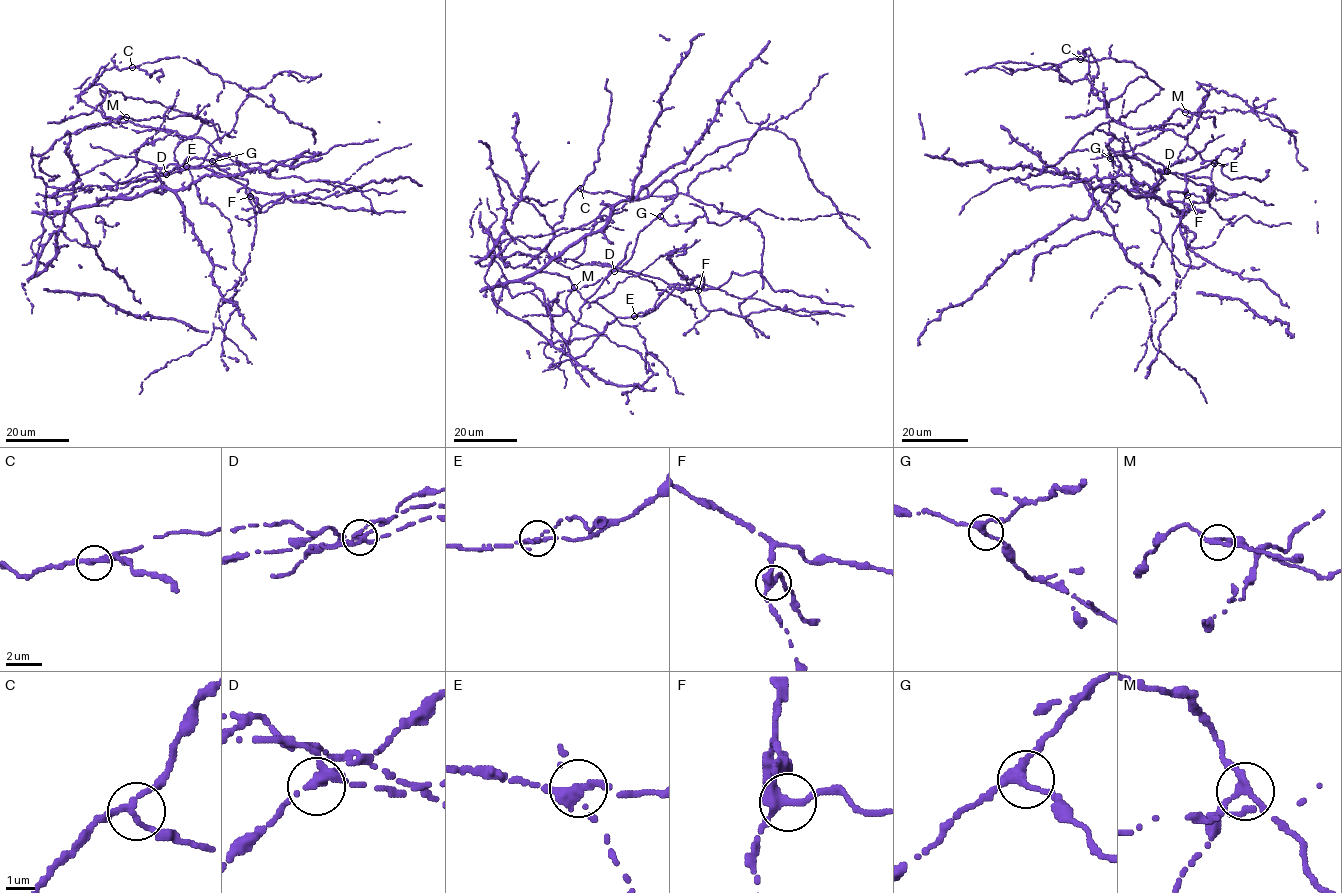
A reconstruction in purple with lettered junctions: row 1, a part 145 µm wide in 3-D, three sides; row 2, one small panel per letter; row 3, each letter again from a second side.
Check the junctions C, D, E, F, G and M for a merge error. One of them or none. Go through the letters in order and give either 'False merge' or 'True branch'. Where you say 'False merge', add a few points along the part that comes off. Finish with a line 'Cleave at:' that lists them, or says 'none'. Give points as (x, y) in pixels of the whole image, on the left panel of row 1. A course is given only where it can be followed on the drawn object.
C: True branch
D: True branch
E: False merge. Course of the part to remove: (187, 166), (200, 202), (230, 221), (241, 275), (218, 307), (221, 328), (153, 371), (139, 393)
F: True branch
G: True branch
M: True branch
Cleave at: E

